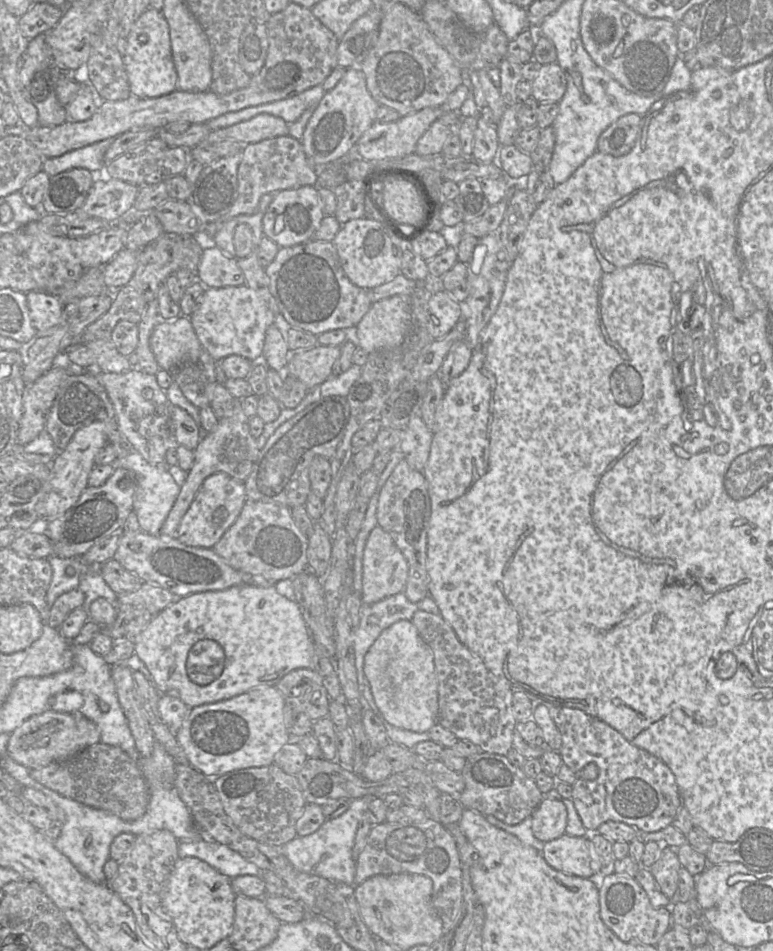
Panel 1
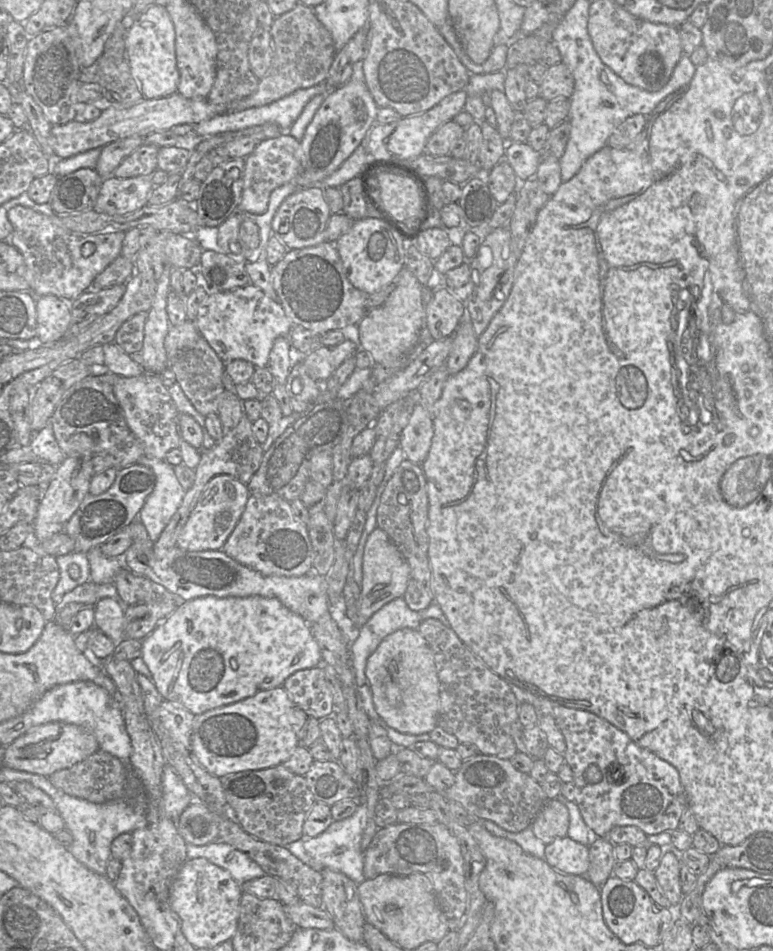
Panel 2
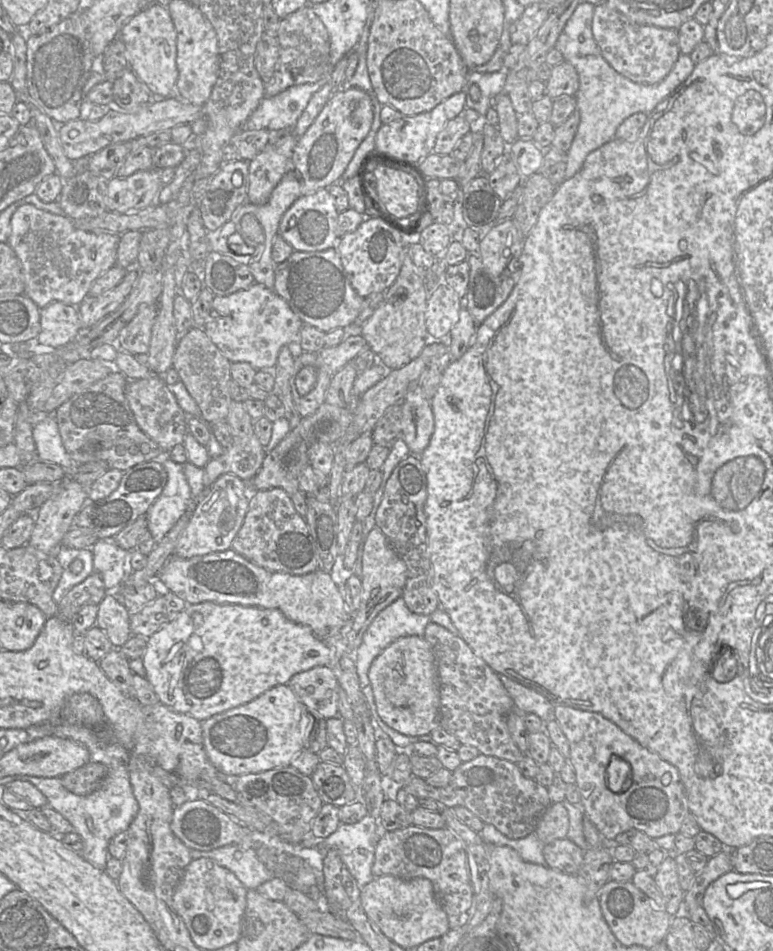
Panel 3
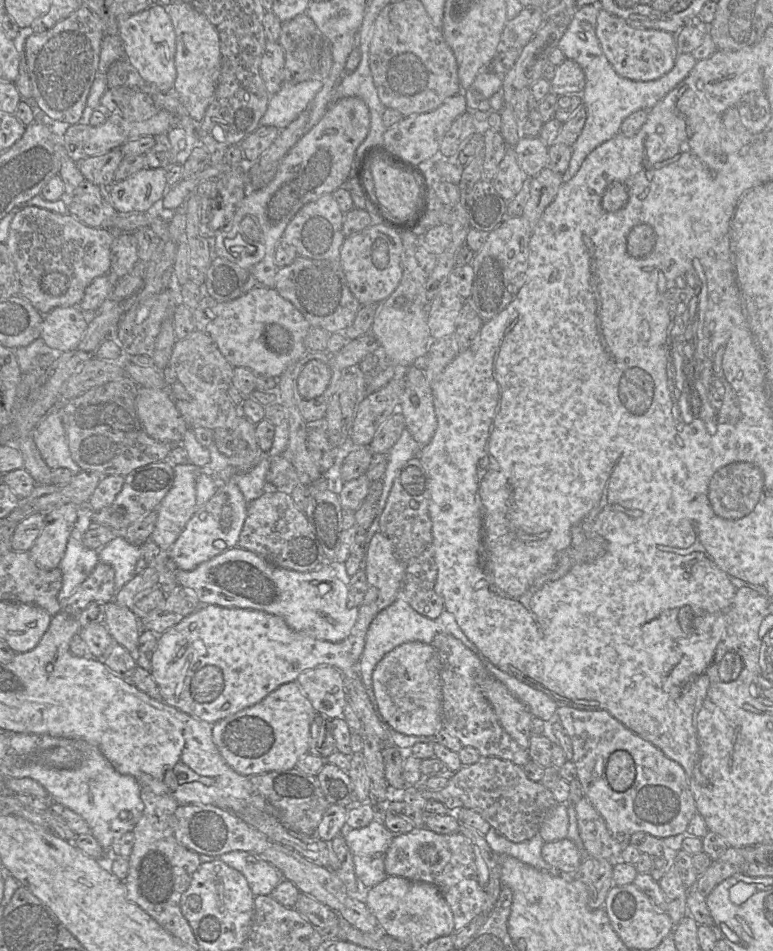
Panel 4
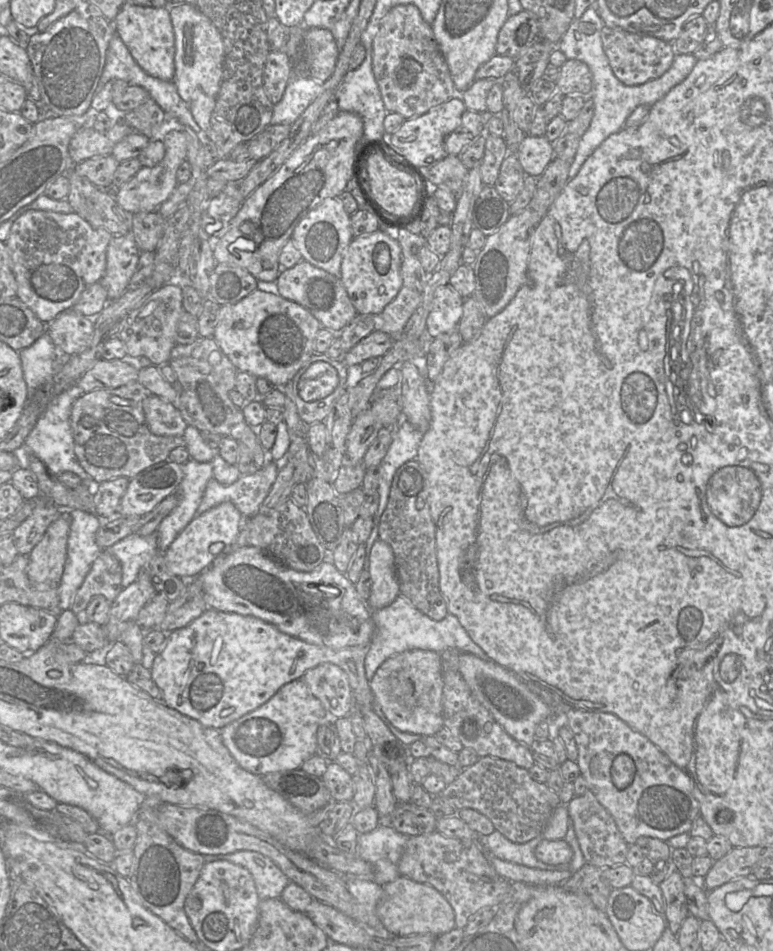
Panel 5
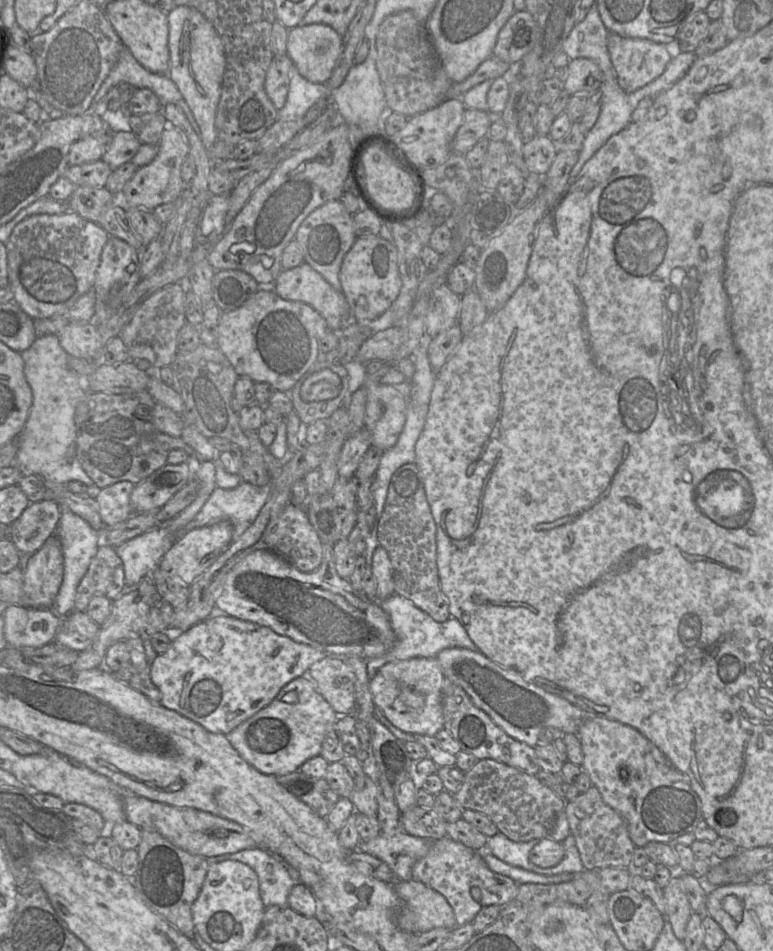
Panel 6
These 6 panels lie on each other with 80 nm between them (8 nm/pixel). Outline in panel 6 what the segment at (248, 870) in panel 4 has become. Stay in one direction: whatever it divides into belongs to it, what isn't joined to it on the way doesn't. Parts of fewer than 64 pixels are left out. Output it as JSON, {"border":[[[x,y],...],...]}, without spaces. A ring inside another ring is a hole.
{"border":[[[254,847],[234,854],[207,857],[211,864],[236,860],[251,867],[259,879],[261,899],[265,907],[288,907],[288,896],[297,883],[295,874],[279,857],[264,848]]]}

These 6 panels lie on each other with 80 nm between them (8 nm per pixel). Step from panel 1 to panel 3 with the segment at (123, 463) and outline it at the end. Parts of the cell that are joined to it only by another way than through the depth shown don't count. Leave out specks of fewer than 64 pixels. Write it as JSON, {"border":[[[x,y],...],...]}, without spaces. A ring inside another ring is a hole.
{"border":[[[167,454],[151,461],[160,462],[168,475],[161,494],[146,513],[147,528],[157,544],[186,512],[193,497],[183,472],[183,464],[172,461]]]}

